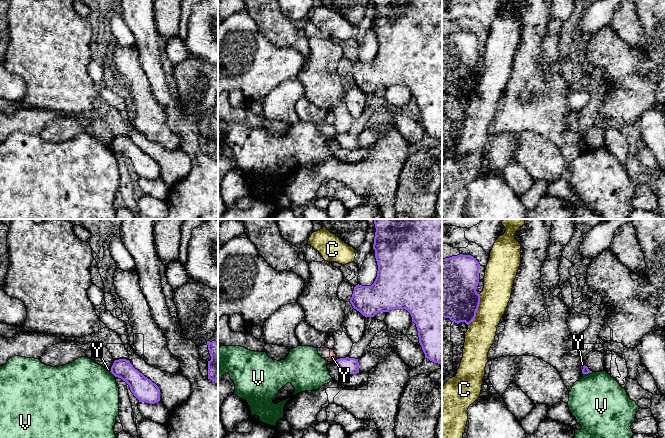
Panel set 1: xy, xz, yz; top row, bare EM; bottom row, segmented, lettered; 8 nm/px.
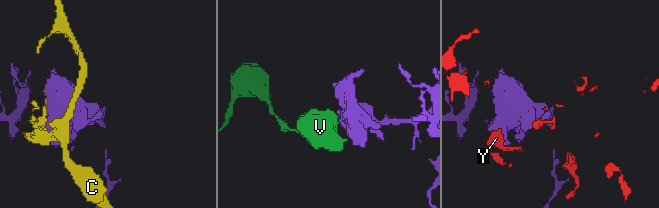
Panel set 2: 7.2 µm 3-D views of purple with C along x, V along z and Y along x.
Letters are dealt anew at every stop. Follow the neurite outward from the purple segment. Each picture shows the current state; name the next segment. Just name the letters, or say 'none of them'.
none of them

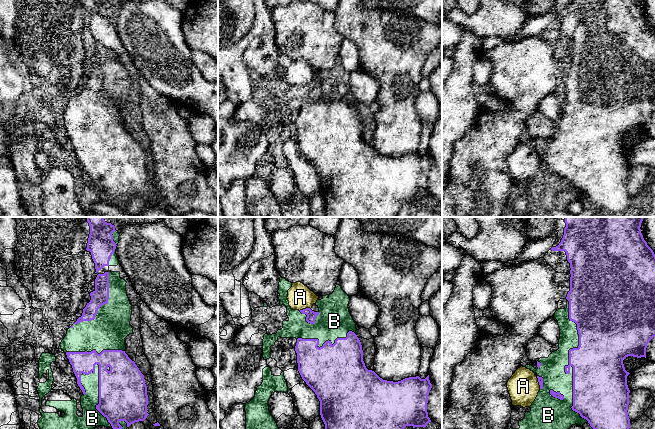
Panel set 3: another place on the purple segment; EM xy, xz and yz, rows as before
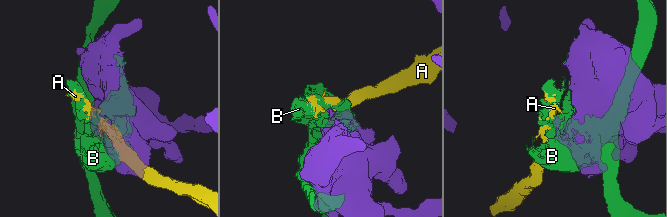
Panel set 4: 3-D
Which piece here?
none of them

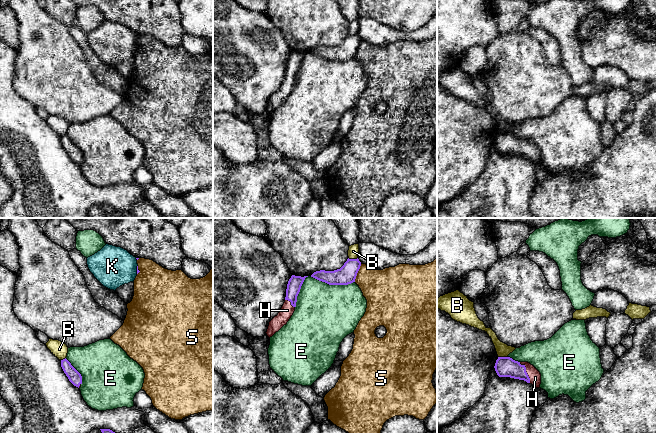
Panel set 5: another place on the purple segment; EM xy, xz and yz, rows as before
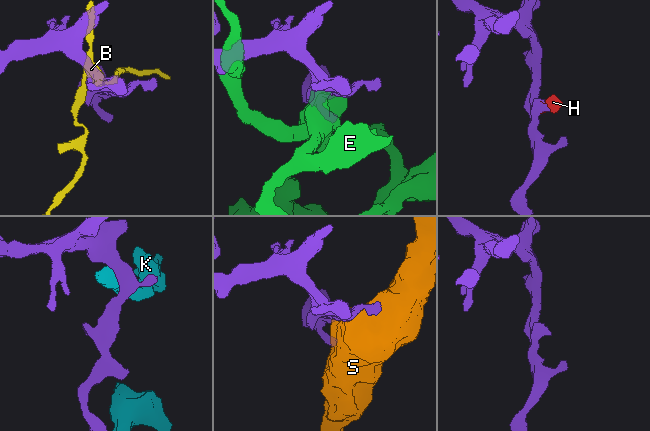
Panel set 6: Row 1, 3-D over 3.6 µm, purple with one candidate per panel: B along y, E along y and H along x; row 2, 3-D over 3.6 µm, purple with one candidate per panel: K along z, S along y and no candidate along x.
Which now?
H

